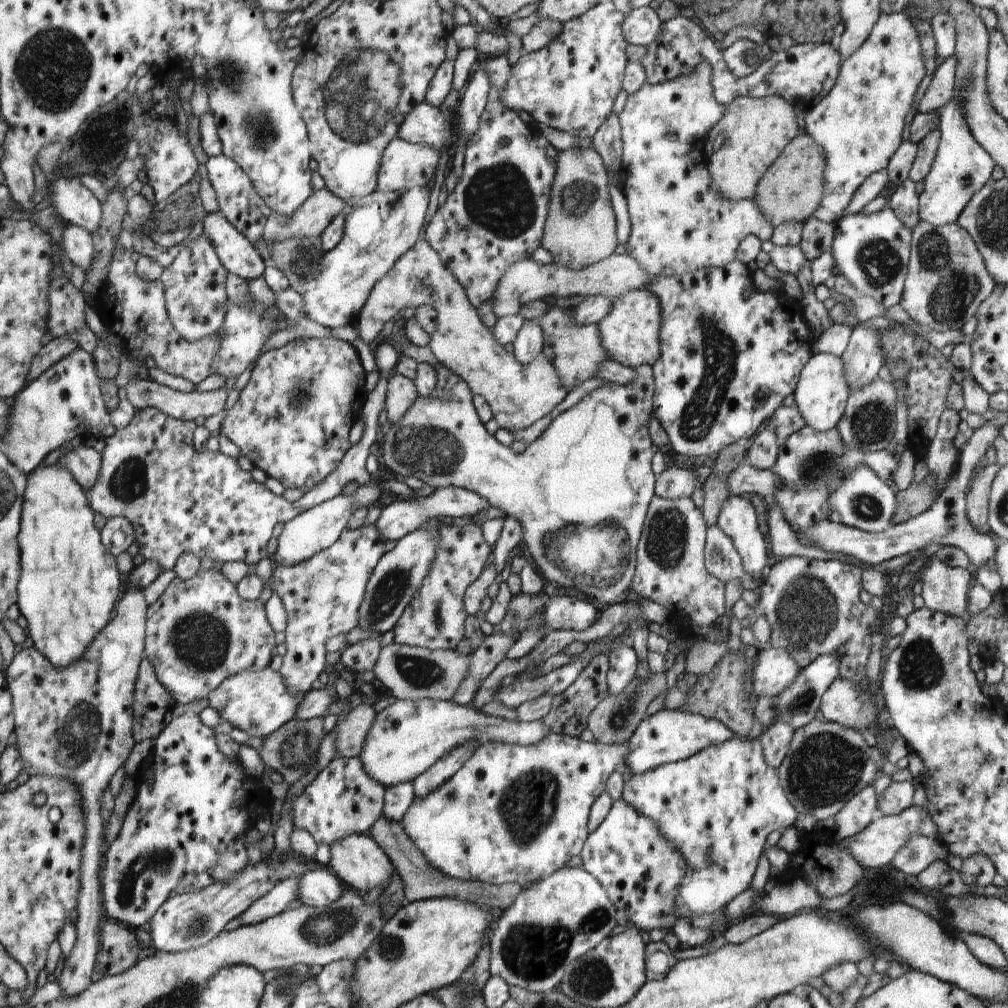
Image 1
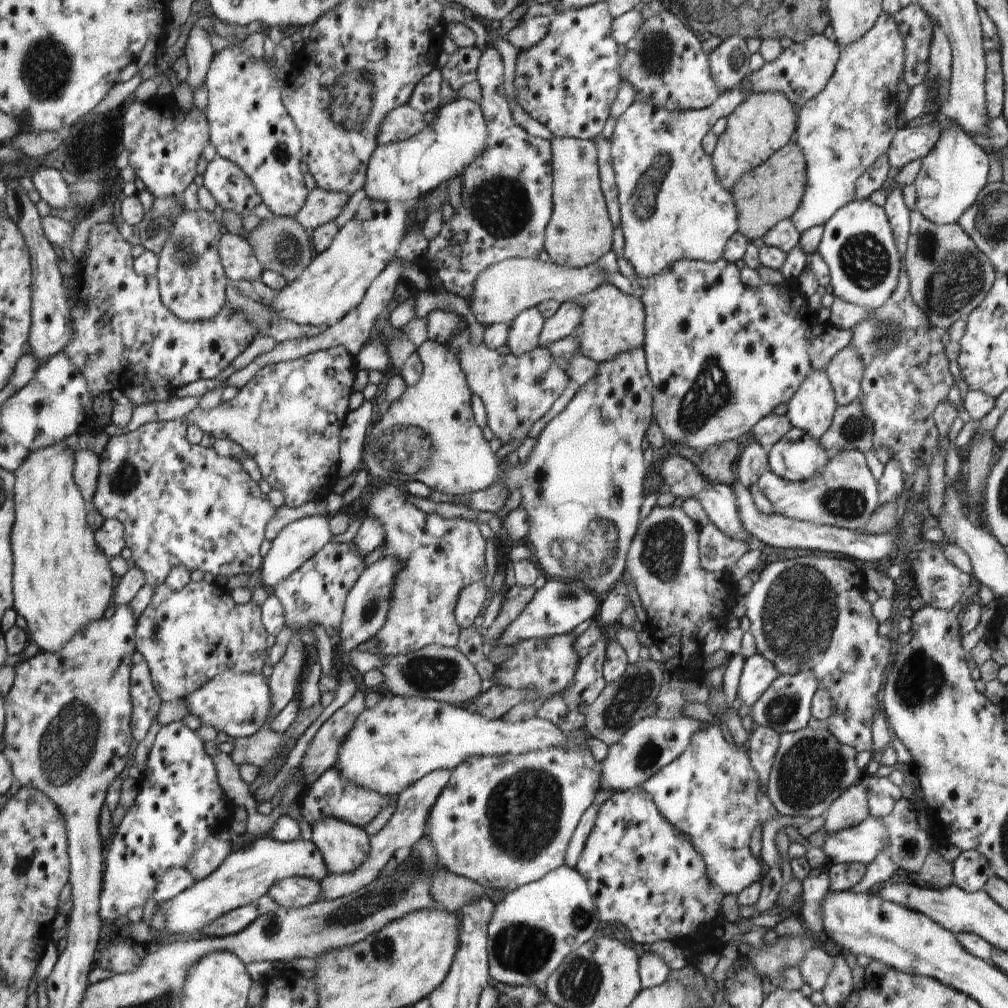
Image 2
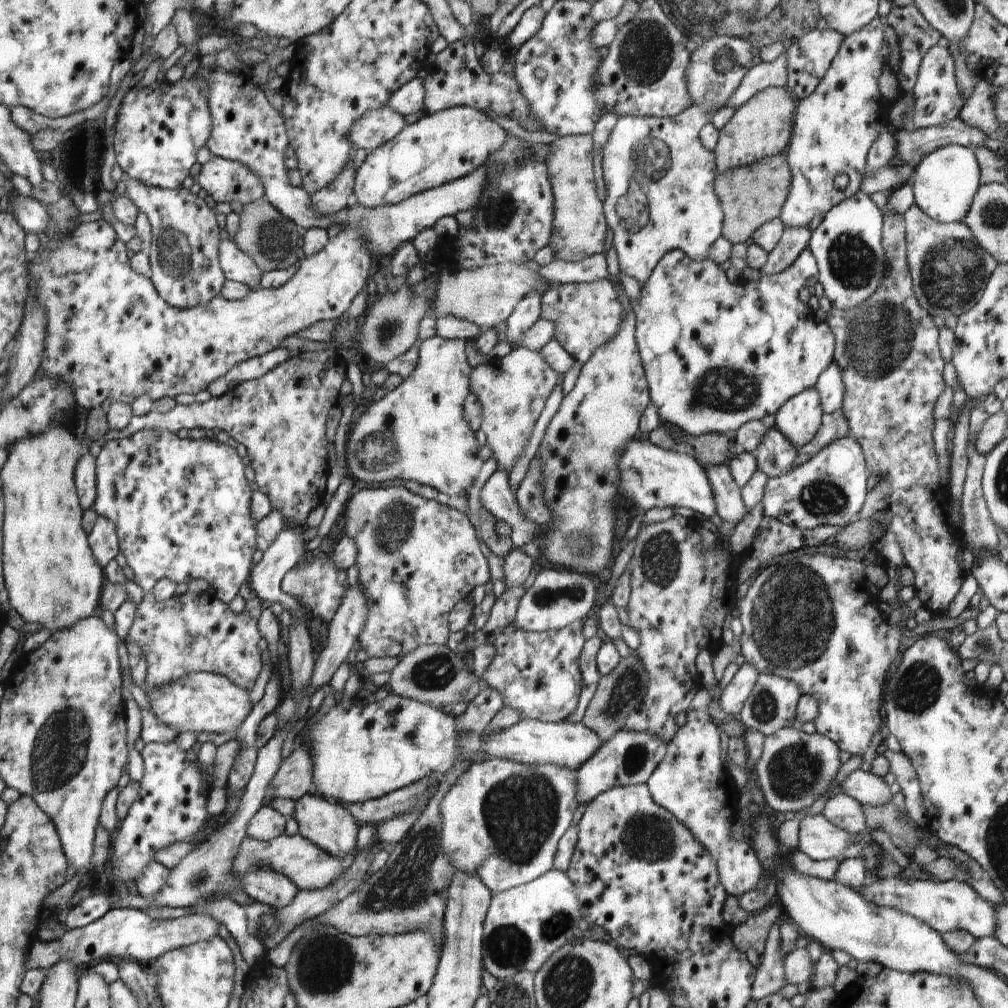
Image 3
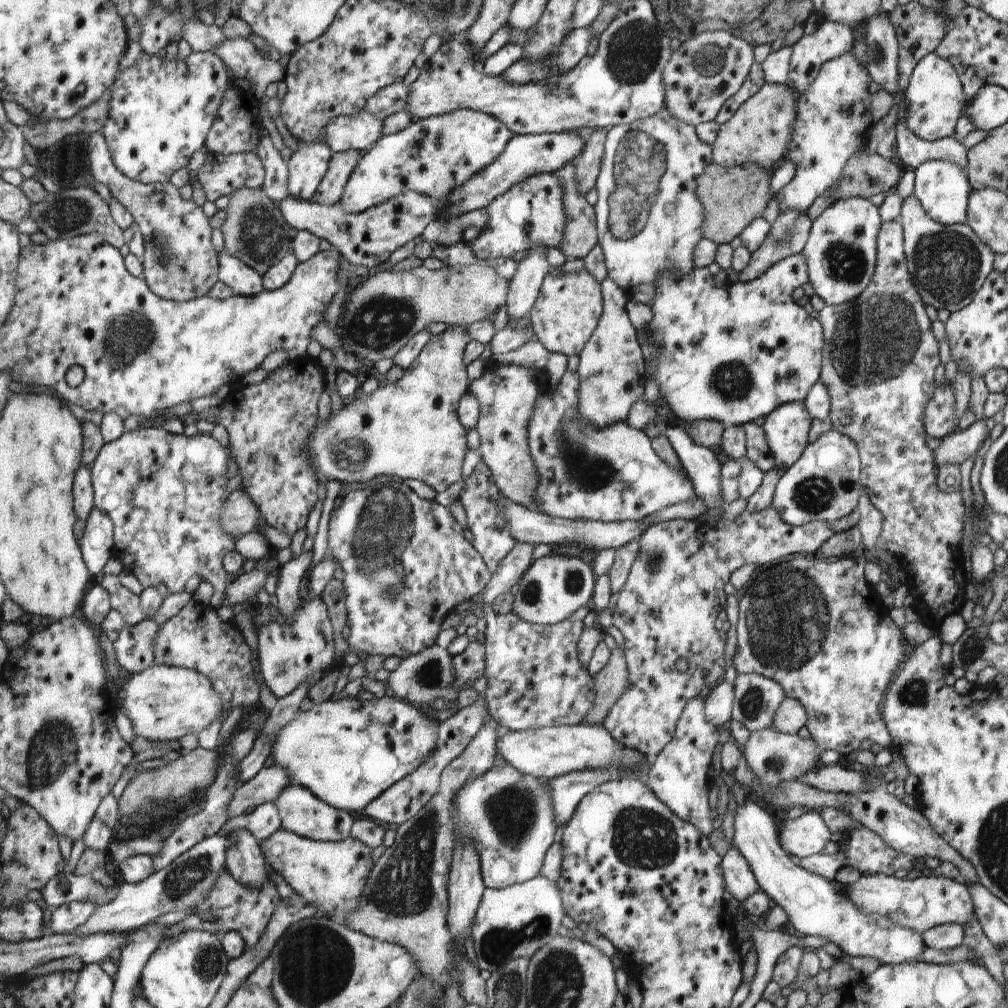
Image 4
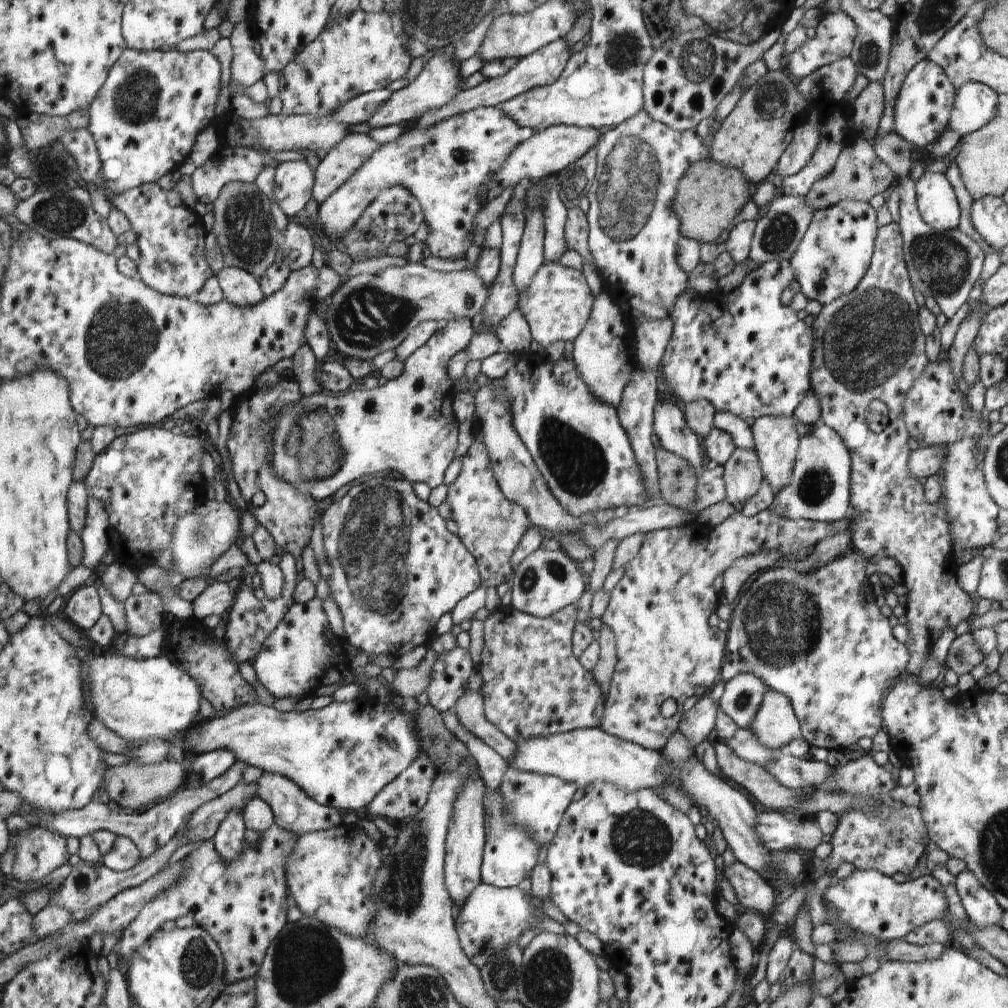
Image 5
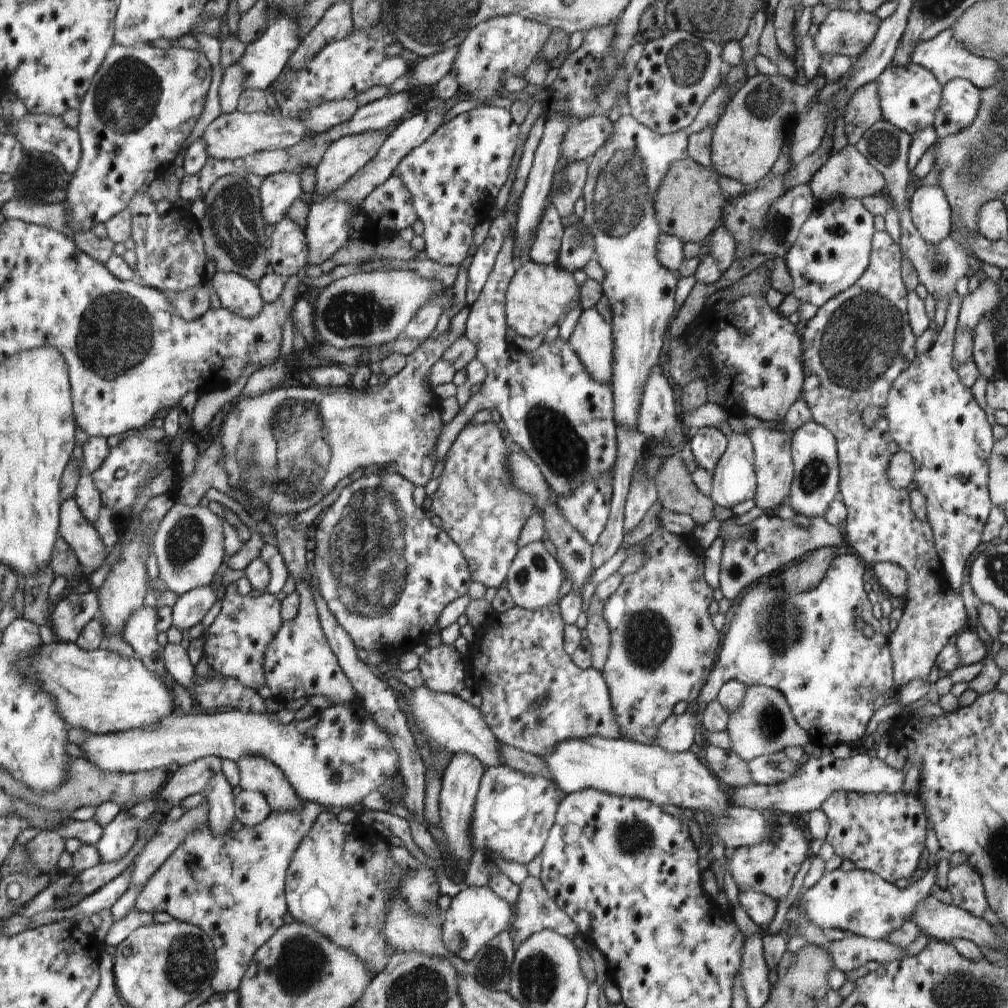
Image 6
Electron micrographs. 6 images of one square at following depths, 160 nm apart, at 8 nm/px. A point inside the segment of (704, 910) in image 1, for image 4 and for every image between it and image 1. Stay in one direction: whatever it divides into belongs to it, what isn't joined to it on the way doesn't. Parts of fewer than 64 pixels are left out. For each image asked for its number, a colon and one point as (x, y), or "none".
2: (711, 793)
3: (691, 783)
4: (678, 777)

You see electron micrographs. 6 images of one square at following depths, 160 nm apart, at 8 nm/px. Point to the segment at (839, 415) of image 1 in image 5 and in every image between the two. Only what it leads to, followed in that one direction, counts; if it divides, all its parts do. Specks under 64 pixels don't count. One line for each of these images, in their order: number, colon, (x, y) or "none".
2: (813, 407)
3: (800, 418)
4: (788, 427)
5: (777, 441)

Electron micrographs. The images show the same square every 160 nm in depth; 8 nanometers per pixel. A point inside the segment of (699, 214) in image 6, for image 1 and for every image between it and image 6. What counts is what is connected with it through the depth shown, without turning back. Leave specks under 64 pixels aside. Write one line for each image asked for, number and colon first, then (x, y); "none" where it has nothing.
1: (793, 191)
2: (773, 192)
3: (754, 195)
4: (734, 196)
5: (713, 194)

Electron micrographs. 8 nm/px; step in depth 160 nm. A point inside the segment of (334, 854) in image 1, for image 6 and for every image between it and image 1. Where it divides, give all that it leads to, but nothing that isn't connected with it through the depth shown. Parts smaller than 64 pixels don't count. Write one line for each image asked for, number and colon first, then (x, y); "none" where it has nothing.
2: (344, 847)
3: (323, 822)
4: (301, 812)
5: (293, 809)
6: (257, 774)

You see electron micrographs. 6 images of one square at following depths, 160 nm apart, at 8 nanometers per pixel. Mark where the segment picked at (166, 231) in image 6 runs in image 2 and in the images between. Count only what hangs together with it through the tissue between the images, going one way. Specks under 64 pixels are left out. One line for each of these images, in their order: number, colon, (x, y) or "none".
2: (190, 275)
3: (184, 265)
4: (180, 263)
5: (171, 260)

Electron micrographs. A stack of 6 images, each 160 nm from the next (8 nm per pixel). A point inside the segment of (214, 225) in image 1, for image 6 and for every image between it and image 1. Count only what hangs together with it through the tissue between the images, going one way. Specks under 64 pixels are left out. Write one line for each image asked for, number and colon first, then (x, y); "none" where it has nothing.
2: (238, 260)
3: (237, 266)
4: (244, 281)
5: (239, 286)
6: (236, 293)

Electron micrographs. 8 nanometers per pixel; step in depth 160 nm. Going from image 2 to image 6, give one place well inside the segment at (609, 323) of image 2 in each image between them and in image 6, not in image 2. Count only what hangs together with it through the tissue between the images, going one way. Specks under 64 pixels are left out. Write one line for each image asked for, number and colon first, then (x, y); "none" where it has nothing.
3: (587, 316)
4: (569, 307)
5: (557, 305)
6: (537, 295)

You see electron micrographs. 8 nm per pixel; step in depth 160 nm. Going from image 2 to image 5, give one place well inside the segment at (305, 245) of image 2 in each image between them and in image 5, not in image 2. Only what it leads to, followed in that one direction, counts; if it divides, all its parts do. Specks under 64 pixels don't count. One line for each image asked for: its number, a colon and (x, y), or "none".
3: (274, 242)
4: (255, 231)
5: (243, 224)

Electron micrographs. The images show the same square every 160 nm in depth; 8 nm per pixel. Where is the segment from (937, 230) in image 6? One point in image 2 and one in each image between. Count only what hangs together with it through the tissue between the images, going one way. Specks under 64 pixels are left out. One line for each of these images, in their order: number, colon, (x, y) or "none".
2: (953, 174)
3: (947, 180)
4: (942, 187)
5: (937, 201)

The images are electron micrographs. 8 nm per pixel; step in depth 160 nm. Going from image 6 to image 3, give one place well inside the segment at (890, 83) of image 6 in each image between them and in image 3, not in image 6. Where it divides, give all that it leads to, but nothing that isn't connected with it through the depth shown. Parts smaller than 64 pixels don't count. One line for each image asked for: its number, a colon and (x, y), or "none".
3: (938, 99)
4: (936, 100)
5: (922, 108)

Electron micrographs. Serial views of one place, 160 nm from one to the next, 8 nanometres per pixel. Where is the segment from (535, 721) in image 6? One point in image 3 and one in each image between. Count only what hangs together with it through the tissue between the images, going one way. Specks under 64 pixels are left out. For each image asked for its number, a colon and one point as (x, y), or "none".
3: (538, 673)
4: (535, 677)
5: (533, 686)

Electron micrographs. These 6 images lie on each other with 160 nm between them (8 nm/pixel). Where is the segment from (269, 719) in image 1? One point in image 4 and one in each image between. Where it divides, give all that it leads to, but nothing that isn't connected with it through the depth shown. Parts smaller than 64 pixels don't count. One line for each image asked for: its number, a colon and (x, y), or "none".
2: (239, 704)
3: (202, 702)
4: (163, 703)

